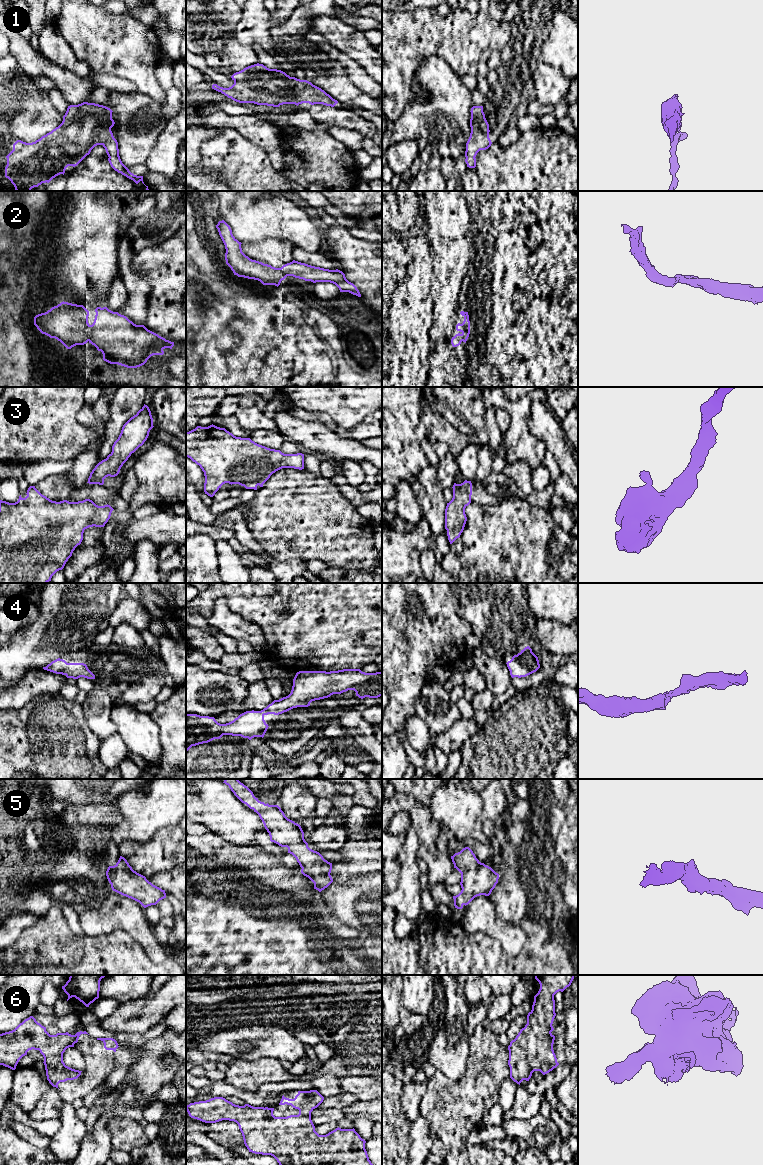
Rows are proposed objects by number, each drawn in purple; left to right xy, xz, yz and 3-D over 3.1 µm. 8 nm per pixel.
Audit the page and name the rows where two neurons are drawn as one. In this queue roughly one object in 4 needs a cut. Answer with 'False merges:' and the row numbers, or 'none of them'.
False merges: none of them

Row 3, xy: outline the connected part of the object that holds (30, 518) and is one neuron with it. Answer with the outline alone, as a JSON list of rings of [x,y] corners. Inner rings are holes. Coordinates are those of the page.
[[[30,486],[27,490],[27,496],[22,498],[21,495],[15,503],[9,503],[0,500],[0,583],[48,583],[52,576],[59,570],[62,570],[72,556],[75,548],[81,544],[83,540],[84,530],[89,527],[104,527],[110,519],[111,513],[114,510],[110,505],[98,506],[92,500],[85,499],[78,502],[69,502],[63,500],[60,502],[52,501],[46,496],[42,495],[35,486]]]

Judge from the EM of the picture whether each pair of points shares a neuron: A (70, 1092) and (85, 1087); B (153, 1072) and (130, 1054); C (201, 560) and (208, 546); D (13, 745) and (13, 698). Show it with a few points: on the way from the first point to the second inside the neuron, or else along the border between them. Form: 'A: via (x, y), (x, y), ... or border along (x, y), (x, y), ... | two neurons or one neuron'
A: via (74, 1088), (81, 1087) | one neuron
B: border along (145, 1046), (144, 1052), (127, 1073) | two neurons
C: via (201, 557), (201, 553), (205, 549) | one neuron
D: border along (34, 698), (21, 707), (10, 710) | two neurons

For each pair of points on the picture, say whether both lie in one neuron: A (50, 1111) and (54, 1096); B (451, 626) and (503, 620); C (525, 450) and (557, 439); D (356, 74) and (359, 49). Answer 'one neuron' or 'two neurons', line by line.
A: one neuron
B: two neurons
C: two neurons
D: two neurons

